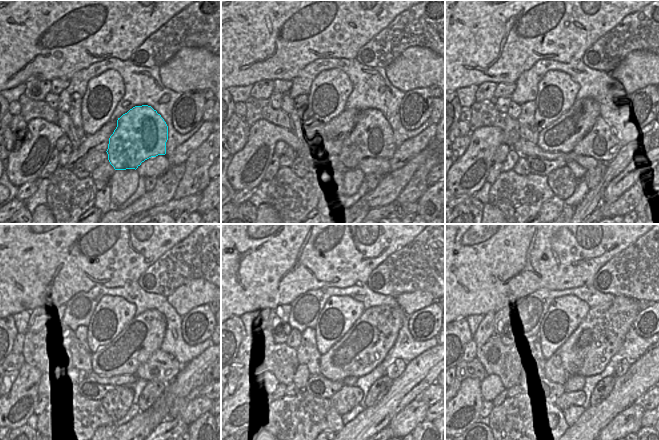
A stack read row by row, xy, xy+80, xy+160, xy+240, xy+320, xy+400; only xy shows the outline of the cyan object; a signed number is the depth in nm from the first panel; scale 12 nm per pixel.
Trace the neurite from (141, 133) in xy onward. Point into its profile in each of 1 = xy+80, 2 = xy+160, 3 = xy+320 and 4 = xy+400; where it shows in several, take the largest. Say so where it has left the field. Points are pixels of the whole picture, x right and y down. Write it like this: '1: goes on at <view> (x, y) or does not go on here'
1: goes on at xy+80 (372, 137)
2: goes on at xy+160 (601, 143)
3: goes on at xy+320 (393, 371)
4: goes on at xy+400 (622, 367)

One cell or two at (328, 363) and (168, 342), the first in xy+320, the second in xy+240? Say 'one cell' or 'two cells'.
two cells

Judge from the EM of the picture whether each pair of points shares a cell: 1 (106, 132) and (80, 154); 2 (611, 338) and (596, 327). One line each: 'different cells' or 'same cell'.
1: same cell
2: same cell

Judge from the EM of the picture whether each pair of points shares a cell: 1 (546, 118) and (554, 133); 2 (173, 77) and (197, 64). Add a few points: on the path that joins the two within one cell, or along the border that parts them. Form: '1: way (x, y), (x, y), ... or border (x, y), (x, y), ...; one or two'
1: border (568, 110), (539, 132); two
2: way (179, 74), (191, 68); one

